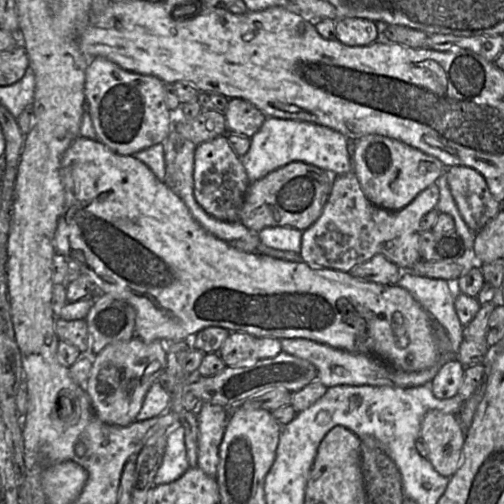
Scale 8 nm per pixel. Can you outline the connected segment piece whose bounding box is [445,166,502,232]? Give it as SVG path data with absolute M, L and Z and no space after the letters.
M466 166L445 168L447 183L459 213L474 232L481 230L502 209L492 196L484 177Z

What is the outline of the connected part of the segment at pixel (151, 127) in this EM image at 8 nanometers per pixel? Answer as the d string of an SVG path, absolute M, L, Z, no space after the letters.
M105 57L89 59L85 98L97 134L96 139L120 155L134 155L164 143L174 126L175 116L167 107L165 86L154 75L125 70Z

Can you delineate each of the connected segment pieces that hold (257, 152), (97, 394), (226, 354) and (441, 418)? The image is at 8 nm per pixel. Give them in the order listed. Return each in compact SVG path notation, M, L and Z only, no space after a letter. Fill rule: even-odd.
M267 117L250 140L250 148L241 158L250 182L295 161L316 166L334 176L353 171L352 160L347 151L348 139L341 133L318 124Z
M138 337L107 345L93 357L89 377L83 386L96 416L104 423L128 426L135 421L149 388L167 367L164 342L145 342Z
M231 332L219 349L218 355L227 367L232 367L274 358L280 352L281 343L277 338Z
M430 410L424 415L420 437L426 443L427 459L440 475L451 478L457 471L463 457L465 435L455 414Z

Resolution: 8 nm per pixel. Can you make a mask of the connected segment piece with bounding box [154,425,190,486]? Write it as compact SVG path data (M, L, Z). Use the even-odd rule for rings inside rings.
M180 425L171 430L162 463L155 475L154 486L171 483L190 468L185 446L184 428Z

